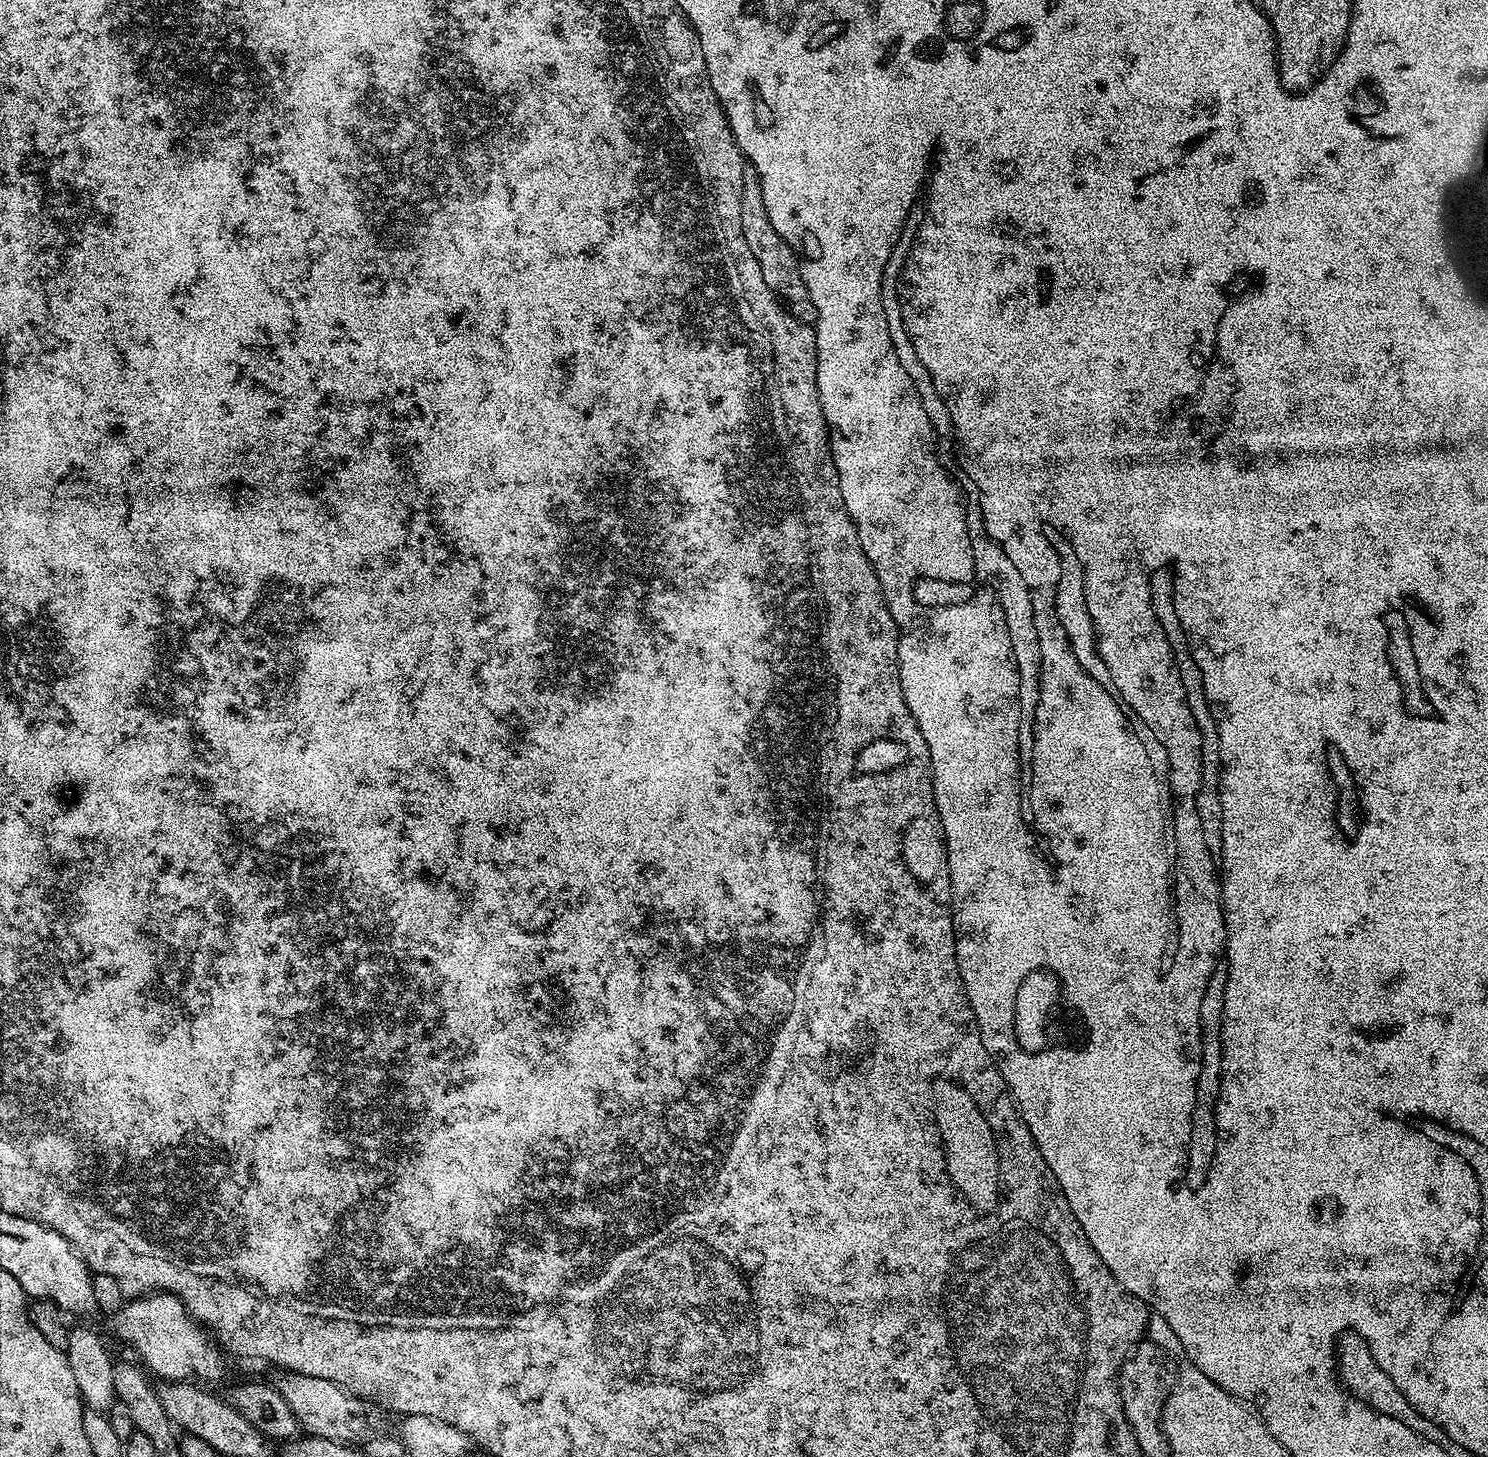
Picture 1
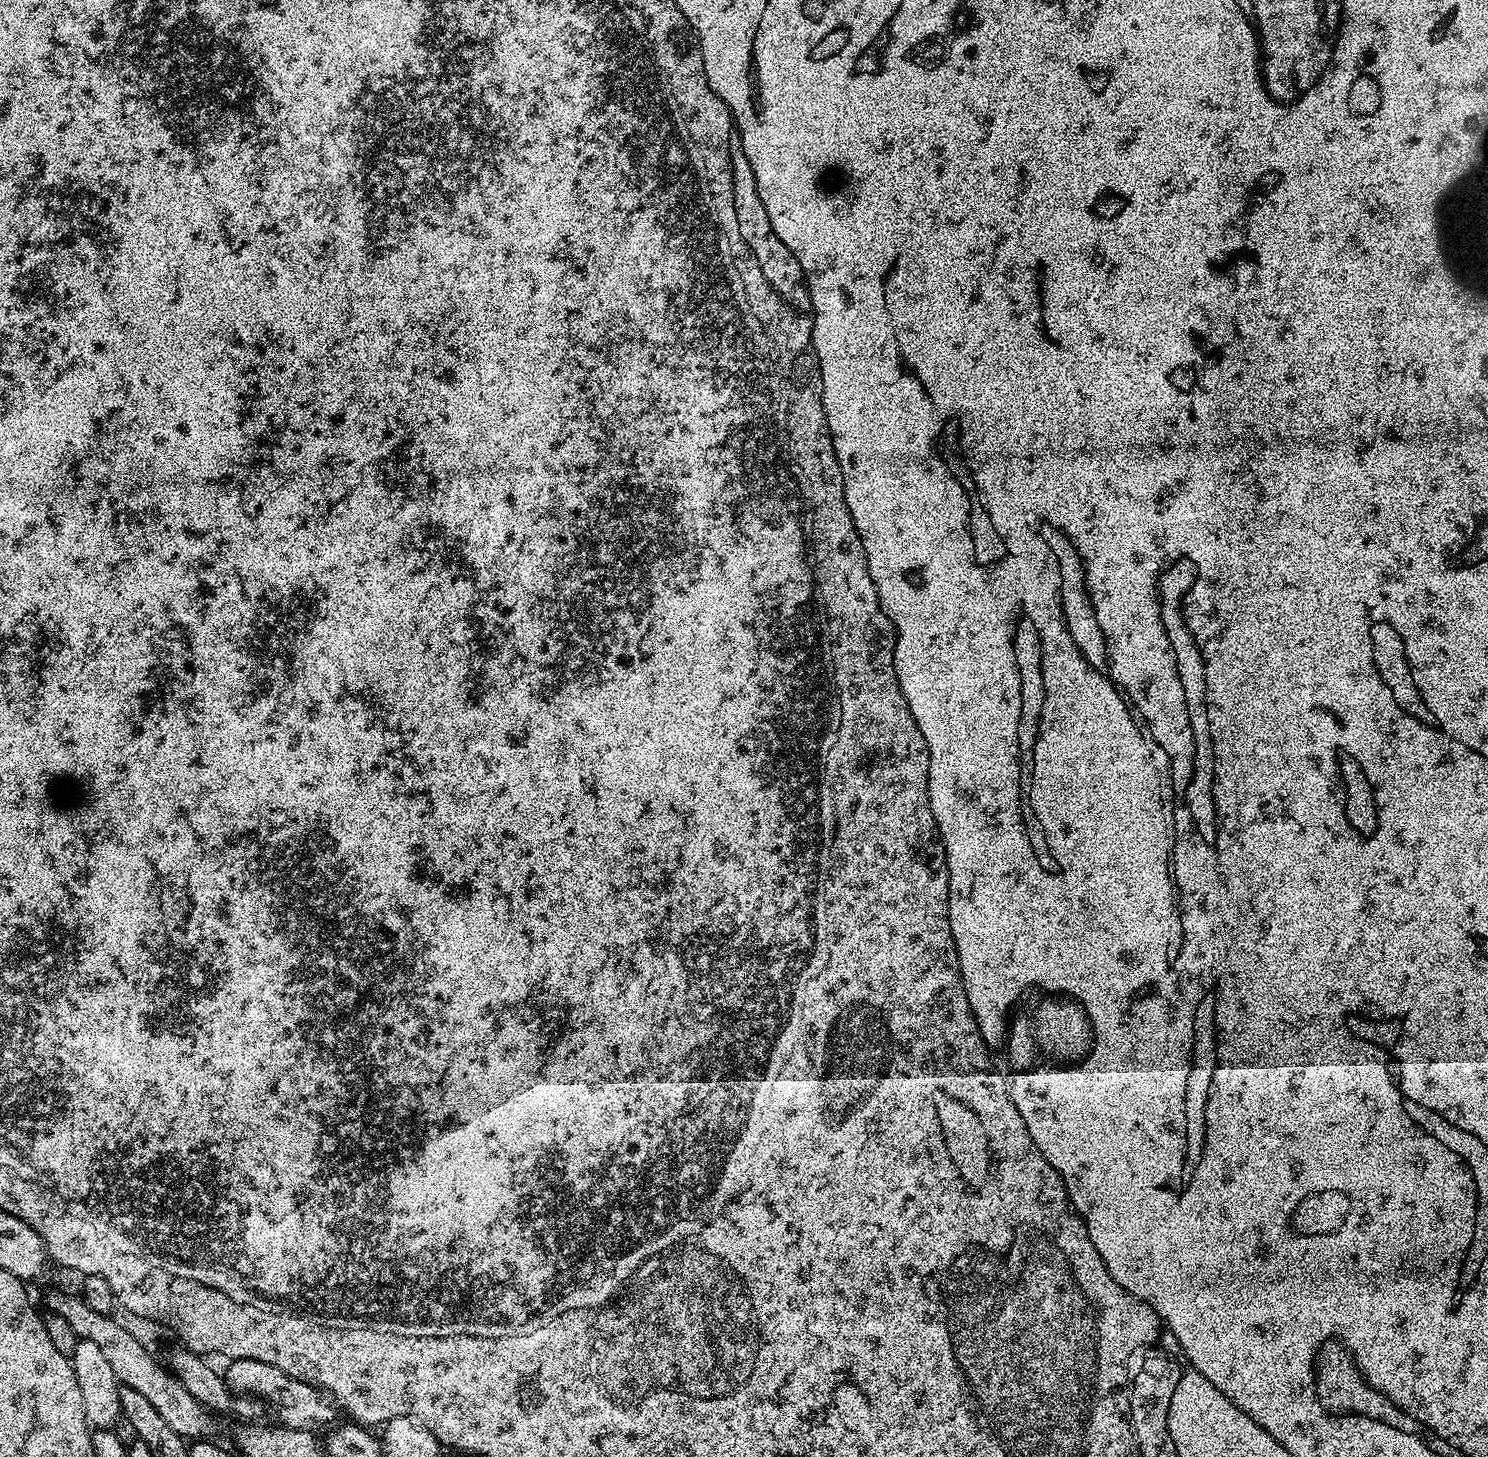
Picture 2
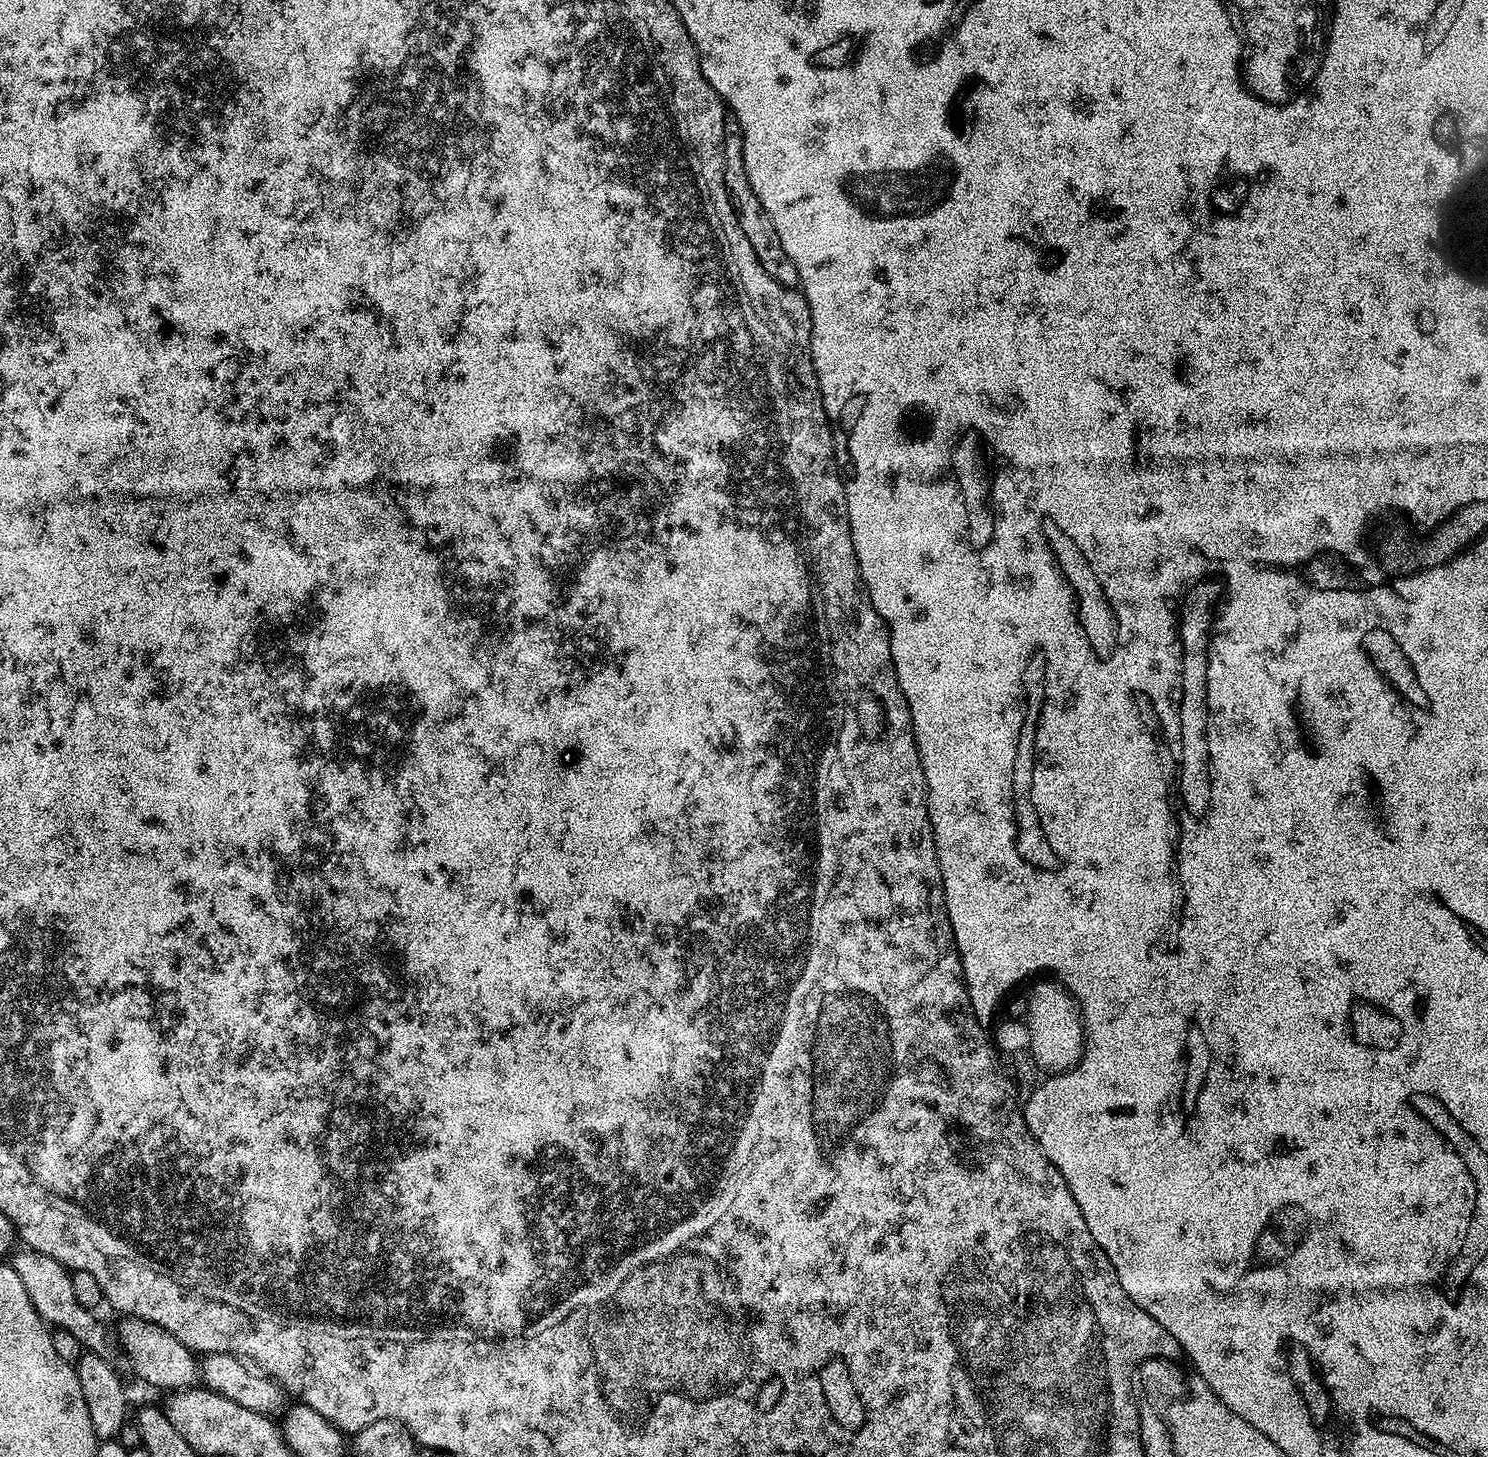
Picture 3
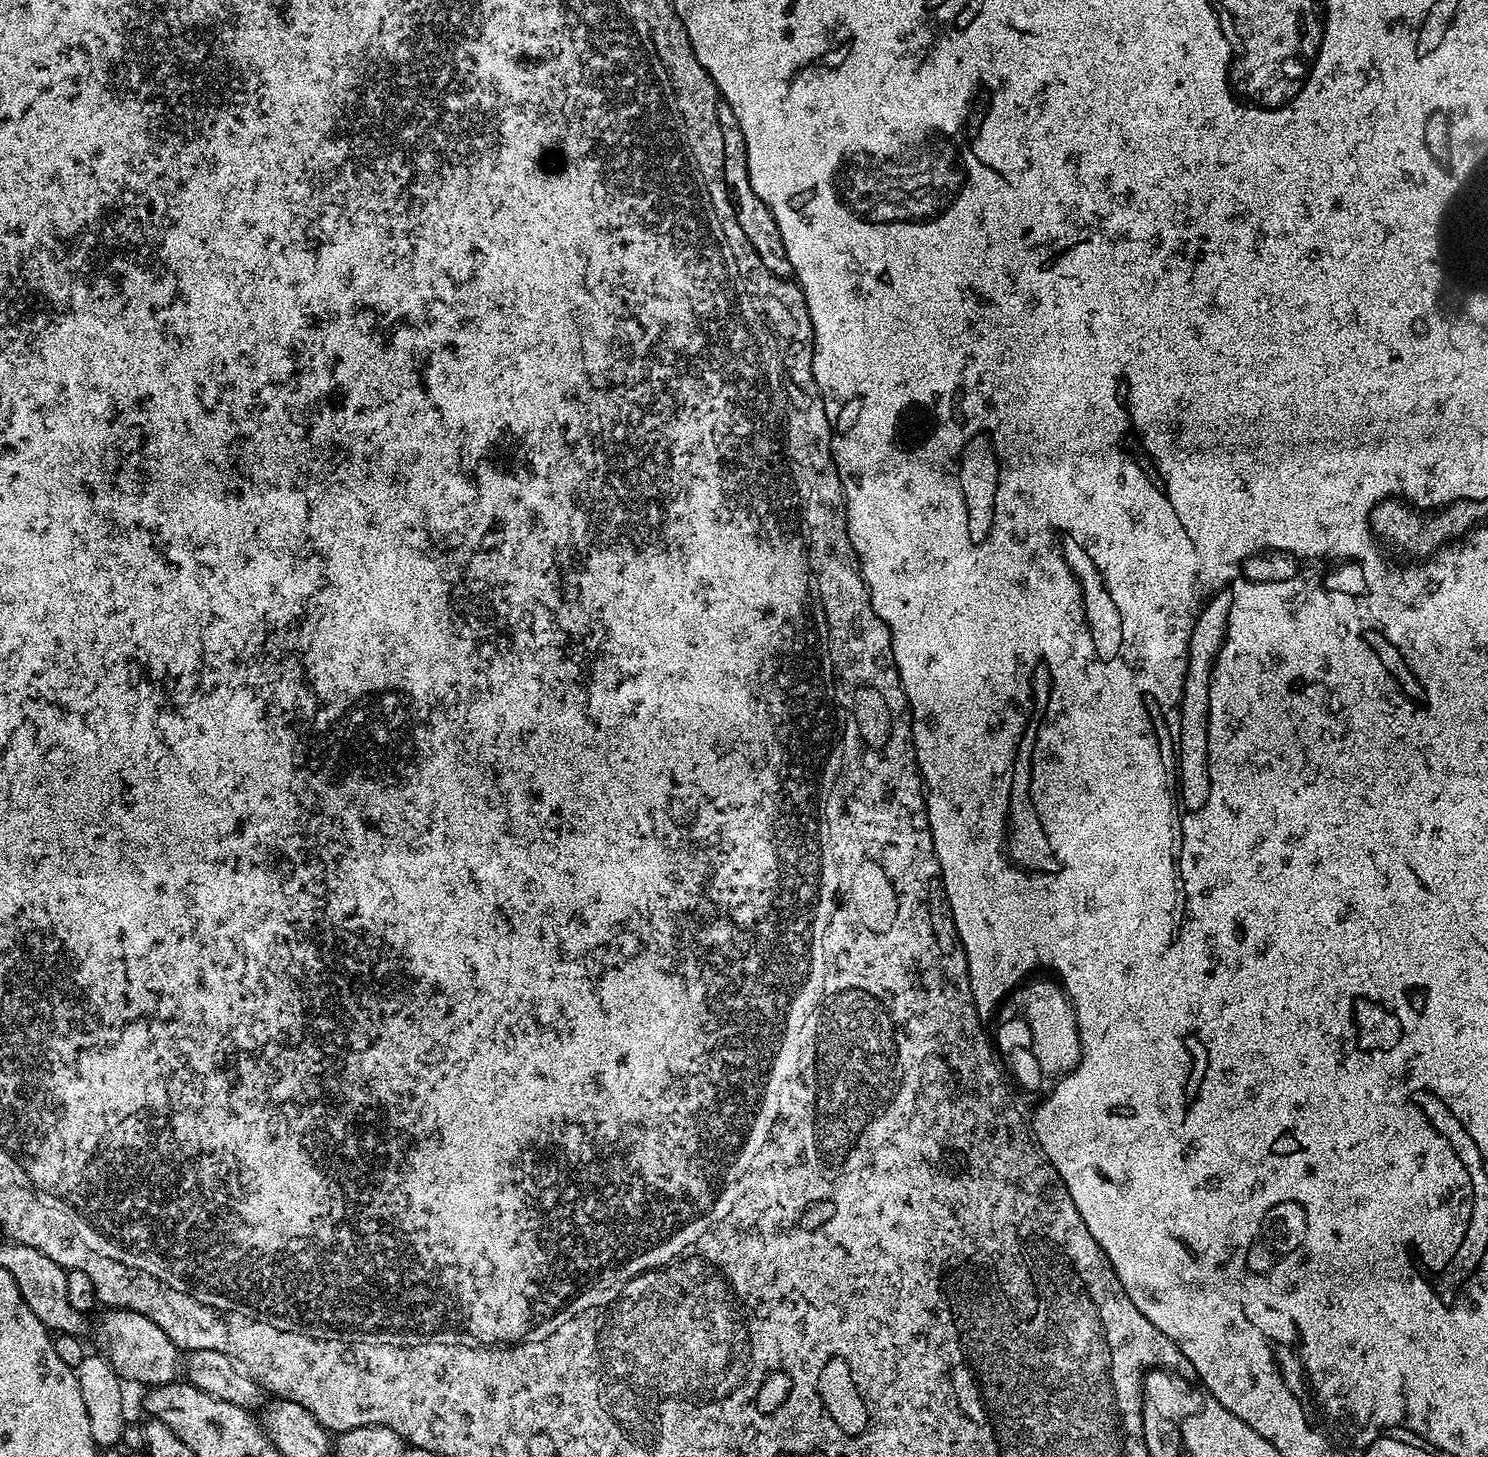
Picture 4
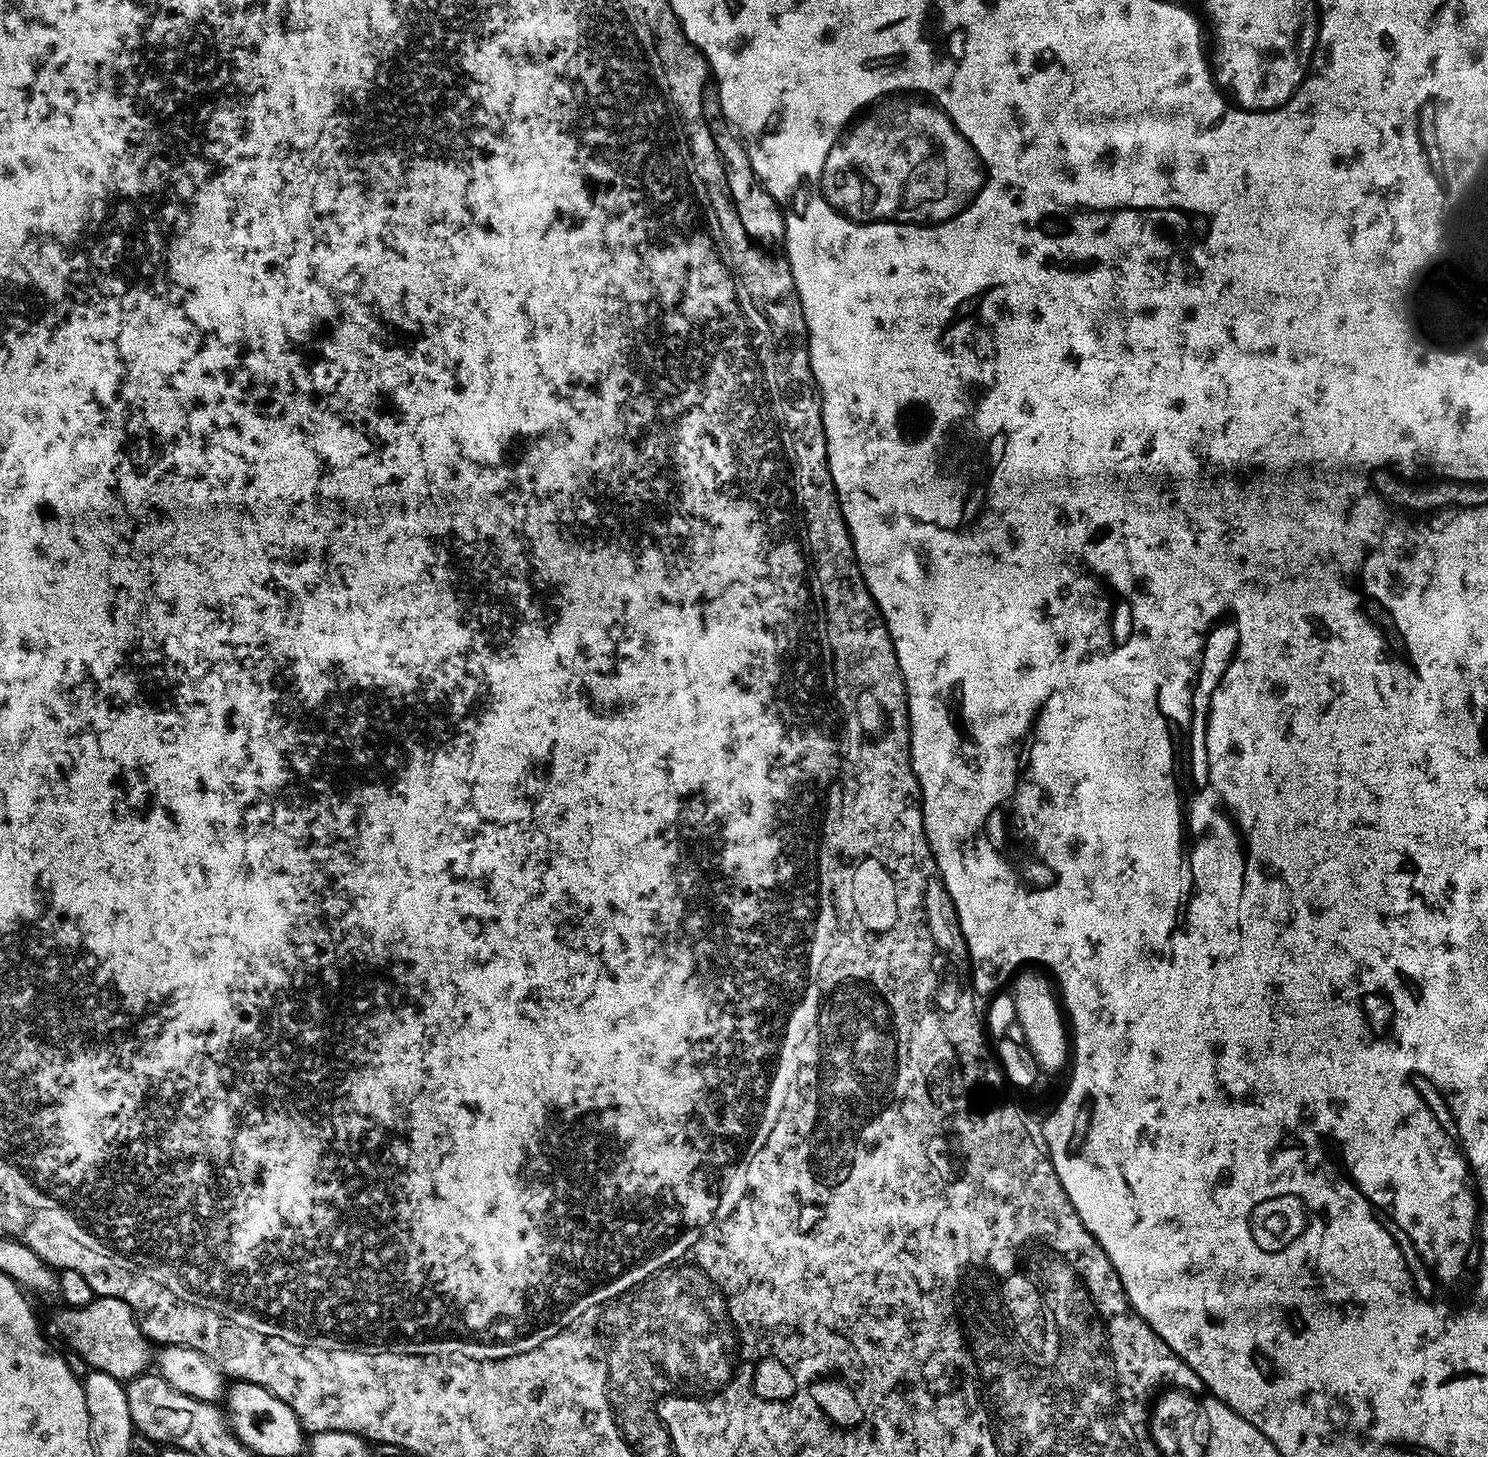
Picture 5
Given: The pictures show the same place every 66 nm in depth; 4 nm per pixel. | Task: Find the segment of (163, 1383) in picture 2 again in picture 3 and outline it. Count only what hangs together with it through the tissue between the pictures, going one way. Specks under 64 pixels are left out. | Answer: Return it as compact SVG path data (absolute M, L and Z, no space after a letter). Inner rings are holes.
M31 1250L17 1251L15 1253L14 1267L18 1278L22 1278L22 1286L26 1286L26 1294L30 1294L30 1302L34 1310L44 1319L44 1323L53 1329L65 1328L78 1338L81 1349L100 1356L103 1360L111 1361L112 1355L118 1350L118 1340L112 1332L96 1317L97 1313L93 1309L82 1306L74 1294L74 1282L72 1281L72 1272L58 1263L54 1258L50 1258L41 1252Z

